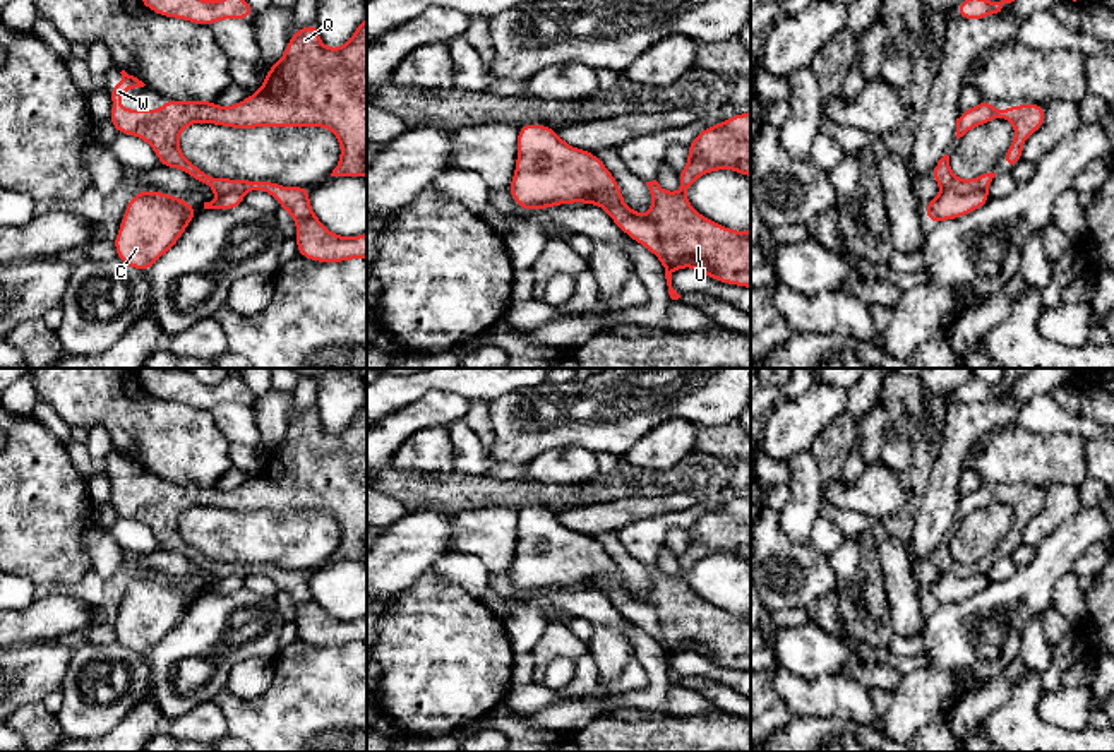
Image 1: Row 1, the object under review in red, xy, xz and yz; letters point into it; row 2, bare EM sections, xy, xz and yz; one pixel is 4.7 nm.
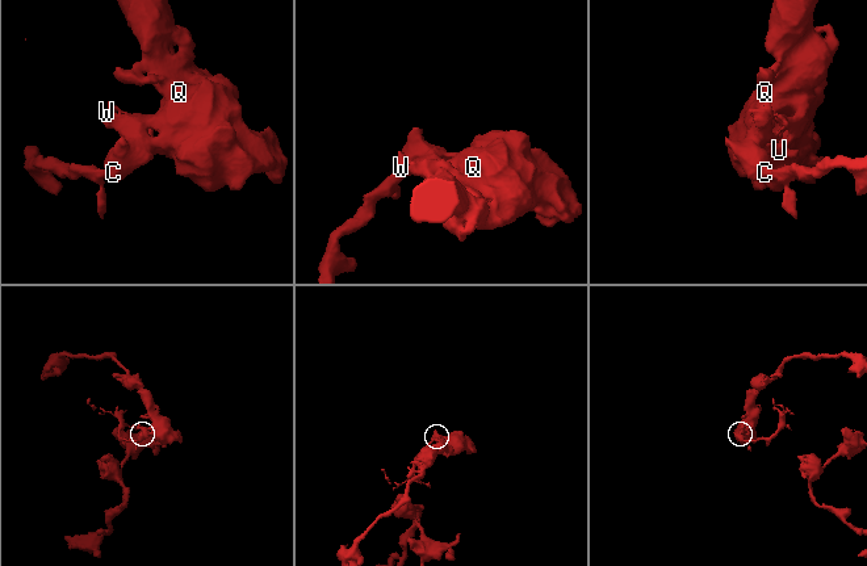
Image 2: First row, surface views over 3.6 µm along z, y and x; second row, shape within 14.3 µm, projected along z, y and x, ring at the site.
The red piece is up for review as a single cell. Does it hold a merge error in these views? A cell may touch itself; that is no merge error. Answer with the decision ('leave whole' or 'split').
split

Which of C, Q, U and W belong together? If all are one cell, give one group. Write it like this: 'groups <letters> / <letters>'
groups C / Q U W

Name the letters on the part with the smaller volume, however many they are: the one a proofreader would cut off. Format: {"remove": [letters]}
{"remove": ["C"]}

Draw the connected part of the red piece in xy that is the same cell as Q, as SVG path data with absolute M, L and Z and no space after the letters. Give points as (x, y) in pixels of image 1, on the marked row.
M367 15L343 48L324 48L315 22L290 36L281 60L269 67L262 87L243 101L221 108L214 101L177 101L165 98L163 110L122 110L120 99L125 89L146 84L125 70L120 72L118 86L110 87L110 120L117 134L129 134L149 142L161 166L178 168L195 182L204 183L218 194L262 190L271 194L296 223L298 255L315 262L343 262L350 259L367 260L367 233L360 236L332 235L314 214L308 195L310 187L279 187L271 180L230 180L213 178L190 163L178 146L182 130L195 122L214 123L231 128L255 127L324 127L336 134L341 144L341 159L331 176L367 178Z

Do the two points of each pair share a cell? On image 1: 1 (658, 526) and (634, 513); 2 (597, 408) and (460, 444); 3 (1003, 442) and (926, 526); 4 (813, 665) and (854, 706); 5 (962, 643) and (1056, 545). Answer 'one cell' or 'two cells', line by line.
1: two cells
2: two cells
3: two cells
4: two cells
5: one cell

